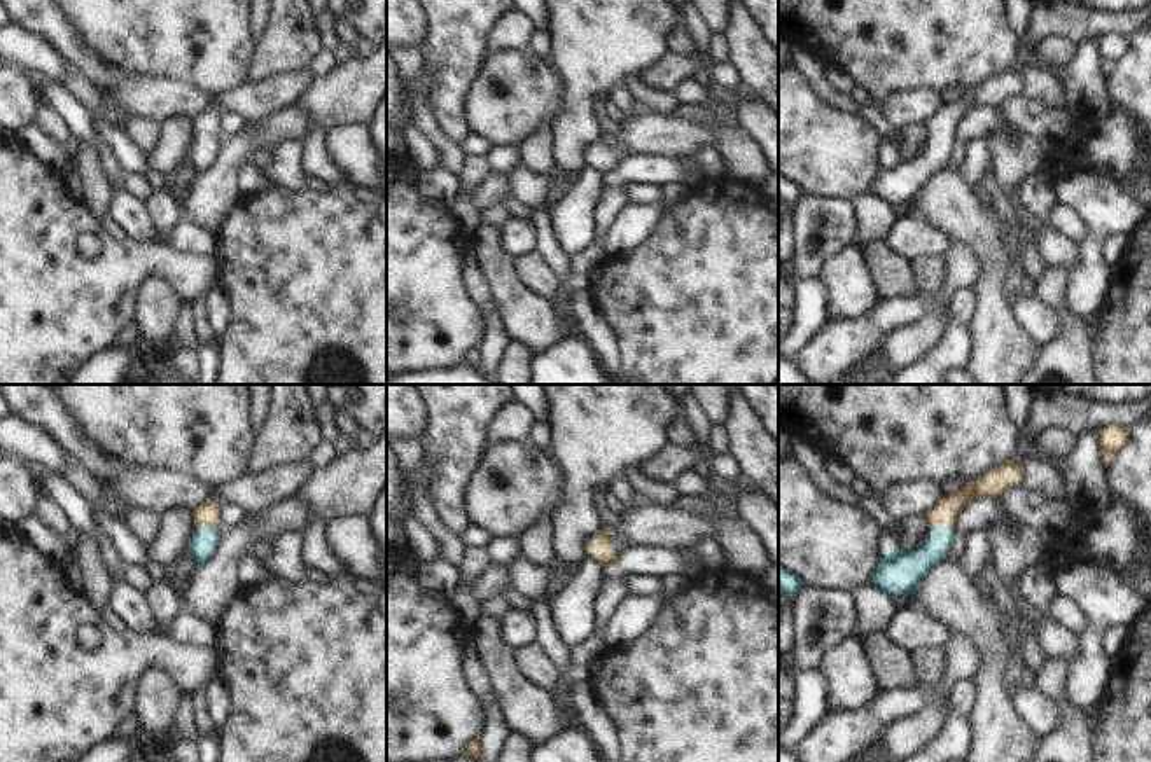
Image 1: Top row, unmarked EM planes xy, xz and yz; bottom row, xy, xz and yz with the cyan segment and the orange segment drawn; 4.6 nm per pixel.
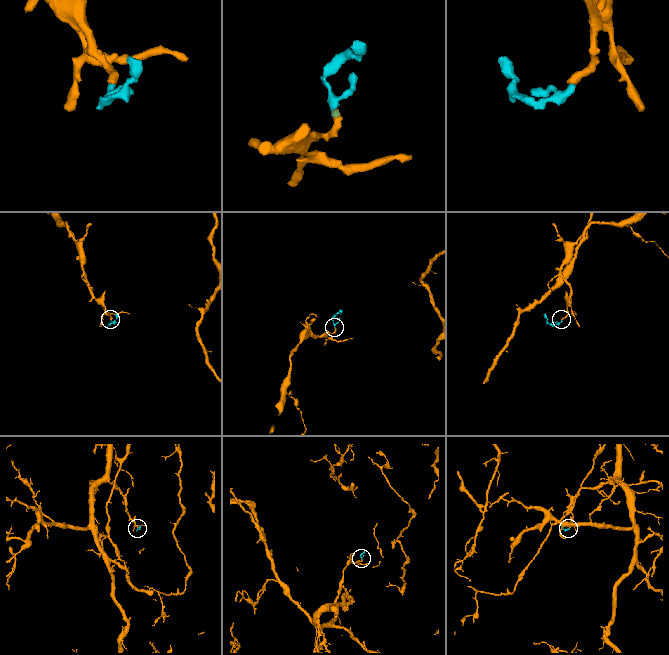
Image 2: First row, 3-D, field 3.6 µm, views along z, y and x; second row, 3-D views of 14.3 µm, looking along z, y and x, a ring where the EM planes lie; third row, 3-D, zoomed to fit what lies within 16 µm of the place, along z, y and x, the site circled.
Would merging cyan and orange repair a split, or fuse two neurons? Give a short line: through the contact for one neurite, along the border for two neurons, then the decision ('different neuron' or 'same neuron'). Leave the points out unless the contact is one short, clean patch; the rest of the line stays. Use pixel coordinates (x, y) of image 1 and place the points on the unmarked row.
line xy (203, 151), (209, 135), (207, 123); same neuron

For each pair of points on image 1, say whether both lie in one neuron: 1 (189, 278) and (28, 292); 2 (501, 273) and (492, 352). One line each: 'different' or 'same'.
1: same
2: different

